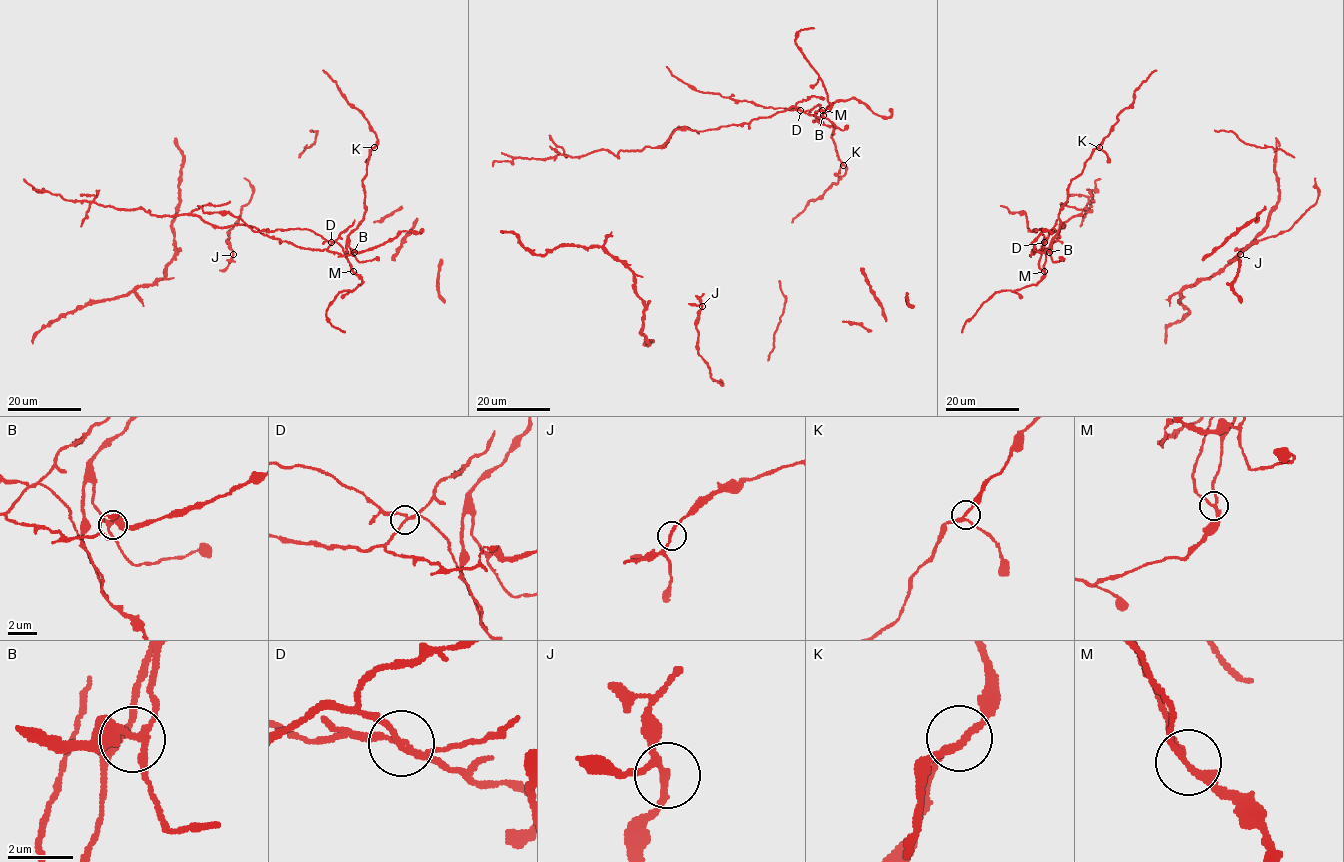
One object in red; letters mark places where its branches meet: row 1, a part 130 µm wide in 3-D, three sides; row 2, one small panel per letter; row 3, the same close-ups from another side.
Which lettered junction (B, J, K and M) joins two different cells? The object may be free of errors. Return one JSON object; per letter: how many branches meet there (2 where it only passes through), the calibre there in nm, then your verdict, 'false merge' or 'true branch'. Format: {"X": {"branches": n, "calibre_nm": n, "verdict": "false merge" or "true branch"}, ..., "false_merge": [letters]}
{"B": {"branches": 3, "calibre_nm": 260, "verdict": "true branch"}, "J": {"branches": 2, "calibre_nm": 190, "verdict": "true branch"}, "K": {"branches": 3, "calibre_nm": 200, "verdict": "true branch"}, "M": {"branches": 3, "calibre_nm": 190, "verdict": "false merge"}, "false_merge": ["M"]}

